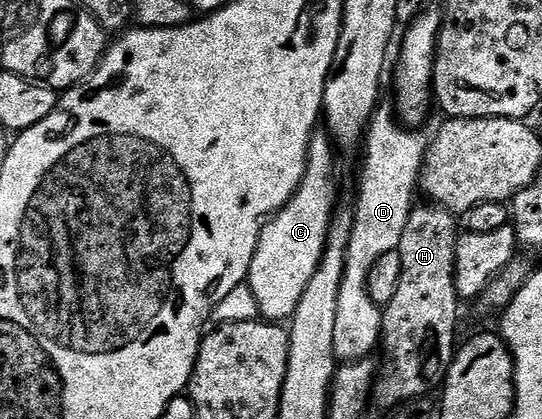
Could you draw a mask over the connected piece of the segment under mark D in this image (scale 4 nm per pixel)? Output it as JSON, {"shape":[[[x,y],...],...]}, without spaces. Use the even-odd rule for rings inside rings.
{"shape":[[[381,102],[376,105],[376,113],[372,115],[372,120],[368,124],[368,130],[366,133],[366,139],[363,141],[362,149],[364,148],[364,170],[360,176],[360,197],[356,200],[356,208],[352,212],[352,233],[350,234],[350,246],[346,250],[346,270],[342,274],[342,290],[338,290],[338,315],[334,321],[334,354],[336,355],[337,361],[340,362],[351,362],[353,360],[363,360],[373,355],[372,351],[377,351],[378,345],[381,343],[382,337],[380,334],[380,322],[382,319],[382,308],[381,305],[376,304],[370,298],[368,293],[368,279],[370,278],[370,270],[374,268],[376,263],[382,258],[382,254],[387,252],[394,252],[399,249],[400,243],[402,242],[402,230],[406,230],[406,222],[410,222],[410,214],[414,207],[414,201],[412,199],[418,196],[418,185],[420,182],[420,171],[424,169],[424,159],[428,153],[428,145],[430,143],[429,133],[420,131],[424,130],[413,130],[411,127],[405,126],[398,119],[398,112],[391,103]]]}

